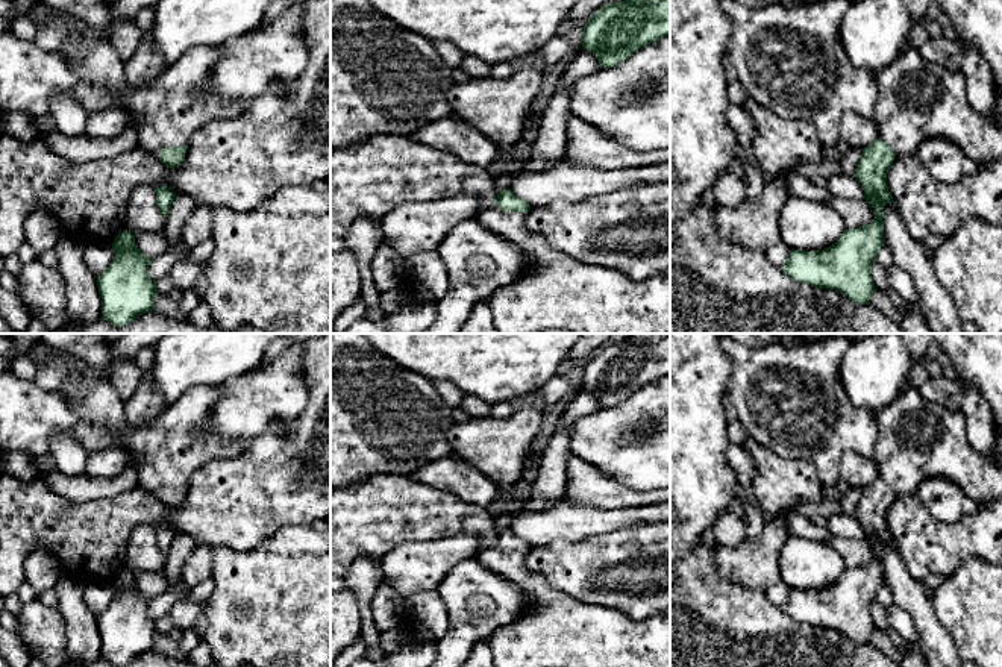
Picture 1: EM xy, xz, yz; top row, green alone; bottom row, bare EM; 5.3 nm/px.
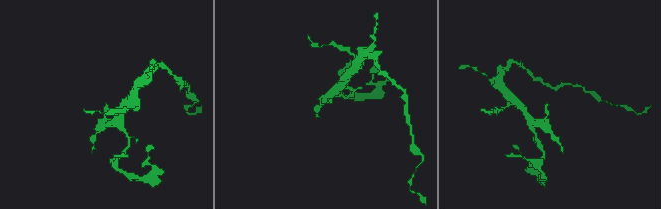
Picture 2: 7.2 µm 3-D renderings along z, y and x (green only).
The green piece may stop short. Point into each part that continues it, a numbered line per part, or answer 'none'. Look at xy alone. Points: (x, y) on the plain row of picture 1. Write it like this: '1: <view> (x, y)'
1: xy (175, 444)

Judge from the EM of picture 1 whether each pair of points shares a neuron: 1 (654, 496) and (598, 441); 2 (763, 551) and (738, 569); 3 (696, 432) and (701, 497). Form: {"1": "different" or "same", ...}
{"1": "different", "2": "same", "3": "same"}

